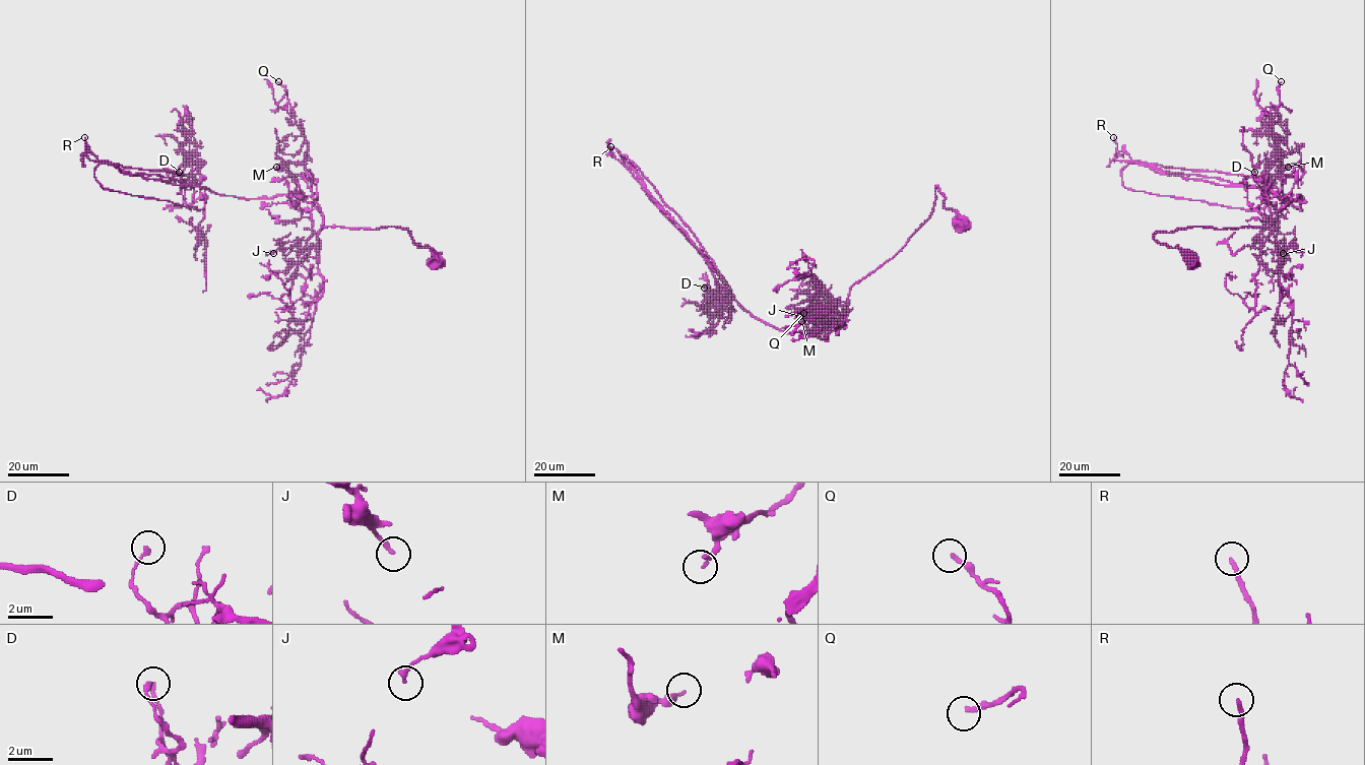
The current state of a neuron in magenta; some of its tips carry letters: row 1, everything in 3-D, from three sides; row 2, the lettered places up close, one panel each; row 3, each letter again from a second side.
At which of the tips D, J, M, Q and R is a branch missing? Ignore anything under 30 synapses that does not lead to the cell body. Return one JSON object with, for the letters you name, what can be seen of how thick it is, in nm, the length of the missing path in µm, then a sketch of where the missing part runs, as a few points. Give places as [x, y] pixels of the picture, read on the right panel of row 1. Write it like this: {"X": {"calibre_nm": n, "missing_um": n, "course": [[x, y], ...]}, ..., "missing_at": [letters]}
{"R": {"calibre_nm": 180, "missing_um": 60, "course": [[1113, 137], [1109, 133], [1108, 119], [1080, 101], [1088, 84], [1084, 67], [1086, 57], [1074, 47], [1053, 50]]}, "missing_at": ["R"]}

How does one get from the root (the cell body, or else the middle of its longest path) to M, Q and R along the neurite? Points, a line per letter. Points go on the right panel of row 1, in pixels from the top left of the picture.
M: (1191, 262), (1179, 247), (1160, 244), (1154, 234), (1191, 227), (1266, 228), (1265, 175), (1277, 162), (1288, 167)
Q: (1191, 262), (1154, 234), (1270, 222), (1265, 184), (1279, 153), (1271, 119), (1281, 81)
R: (1191, 262), (1154, 234), (1266, 228), (1300, 195), (1184, 179), (1116, 161), (1113, 137)

